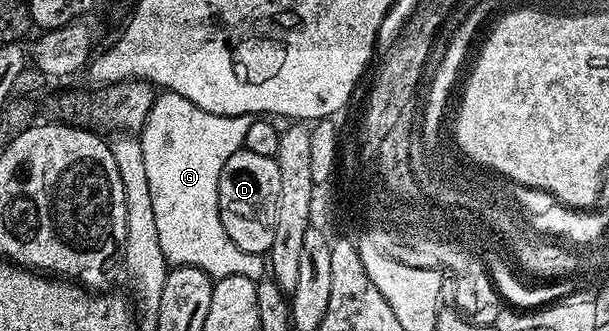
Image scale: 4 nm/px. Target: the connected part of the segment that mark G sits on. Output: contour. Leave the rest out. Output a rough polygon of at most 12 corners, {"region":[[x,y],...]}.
{"region":[[162,91],[140,130],[167,266],[267,276],[232,243],[220,171],[249,113]]}

